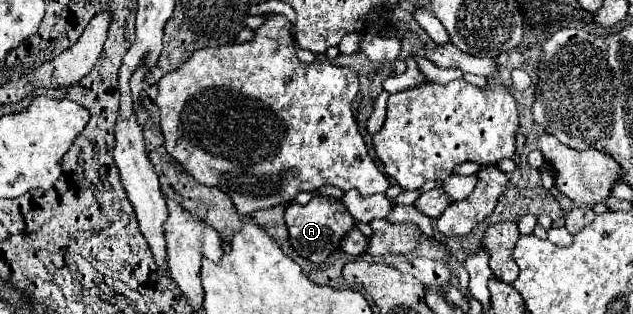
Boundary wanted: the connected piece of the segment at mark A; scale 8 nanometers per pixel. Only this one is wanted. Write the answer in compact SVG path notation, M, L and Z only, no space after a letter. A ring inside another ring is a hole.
M323 195L313 197L307 205L291 201L285 211L285 223L295 251L313 263L323 263L325 255L331 255L339 247L341 239L355 227L355 219L349 215L347 207L339 199Z

